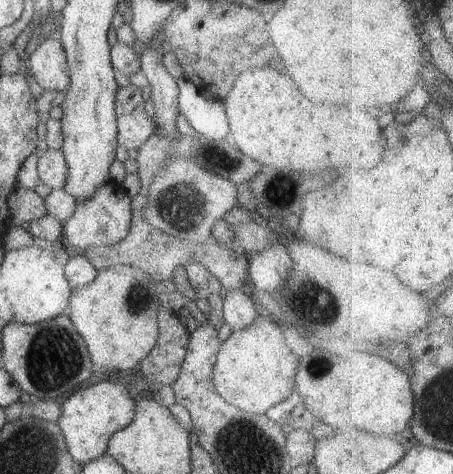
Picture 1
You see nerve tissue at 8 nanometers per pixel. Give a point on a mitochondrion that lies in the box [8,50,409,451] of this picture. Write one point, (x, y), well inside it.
(54, 358)

